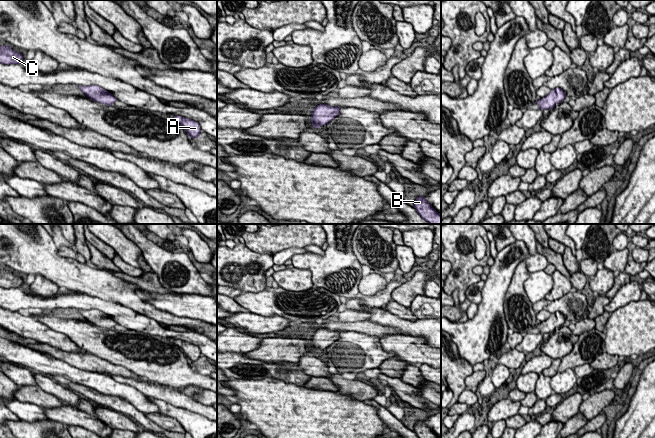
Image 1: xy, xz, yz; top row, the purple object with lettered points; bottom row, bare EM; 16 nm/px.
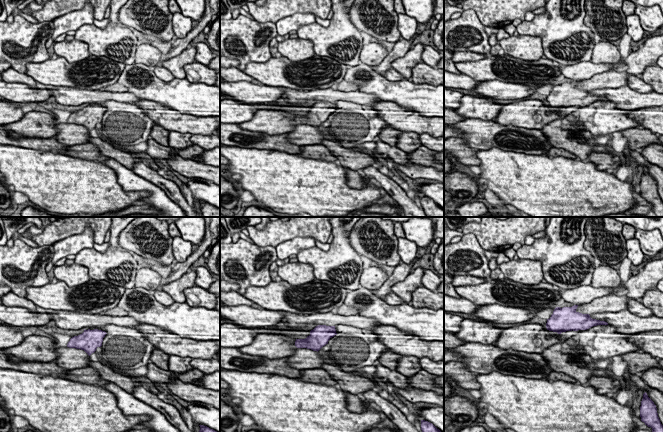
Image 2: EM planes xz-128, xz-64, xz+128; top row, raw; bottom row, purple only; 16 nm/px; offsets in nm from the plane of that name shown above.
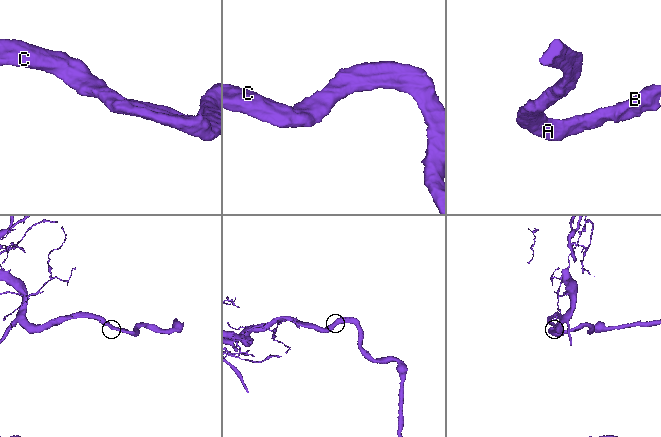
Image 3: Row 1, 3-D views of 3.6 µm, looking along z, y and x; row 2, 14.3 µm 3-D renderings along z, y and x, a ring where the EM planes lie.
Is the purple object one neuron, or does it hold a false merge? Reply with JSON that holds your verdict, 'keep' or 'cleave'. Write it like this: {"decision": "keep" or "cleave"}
{"decision": "keep"}

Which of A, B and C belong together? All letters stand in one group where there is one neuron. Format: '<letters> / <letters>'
A B C

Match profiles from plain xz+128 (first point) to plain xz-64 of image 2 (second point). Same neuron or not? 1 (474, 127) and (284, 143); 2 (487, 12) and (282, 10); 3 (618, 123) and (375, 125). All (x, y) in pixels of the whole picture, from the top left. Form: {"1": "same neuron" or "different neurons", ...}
{"1": "same neuron", "2": "same neuron", "3": "same neuron"}

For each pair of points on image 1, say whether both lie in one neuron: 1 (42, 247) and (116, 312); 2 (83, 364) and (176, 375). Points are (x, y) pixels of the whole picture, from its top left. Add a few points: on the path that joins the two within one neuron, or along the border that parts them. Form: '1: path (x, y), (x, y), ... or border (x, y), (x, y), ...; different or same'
1: border (78, 293), (113, 300), (124, 305); different
2: border (105, 360), (124, 366), (148, 380); different

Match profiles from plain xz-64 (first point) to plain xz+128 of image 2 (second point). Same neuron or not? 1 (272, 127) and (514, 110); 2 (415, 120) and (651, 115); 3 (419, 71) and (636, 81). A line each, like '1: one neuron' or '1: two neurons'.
1: one neuron
2: one neuron
3: two neurons

